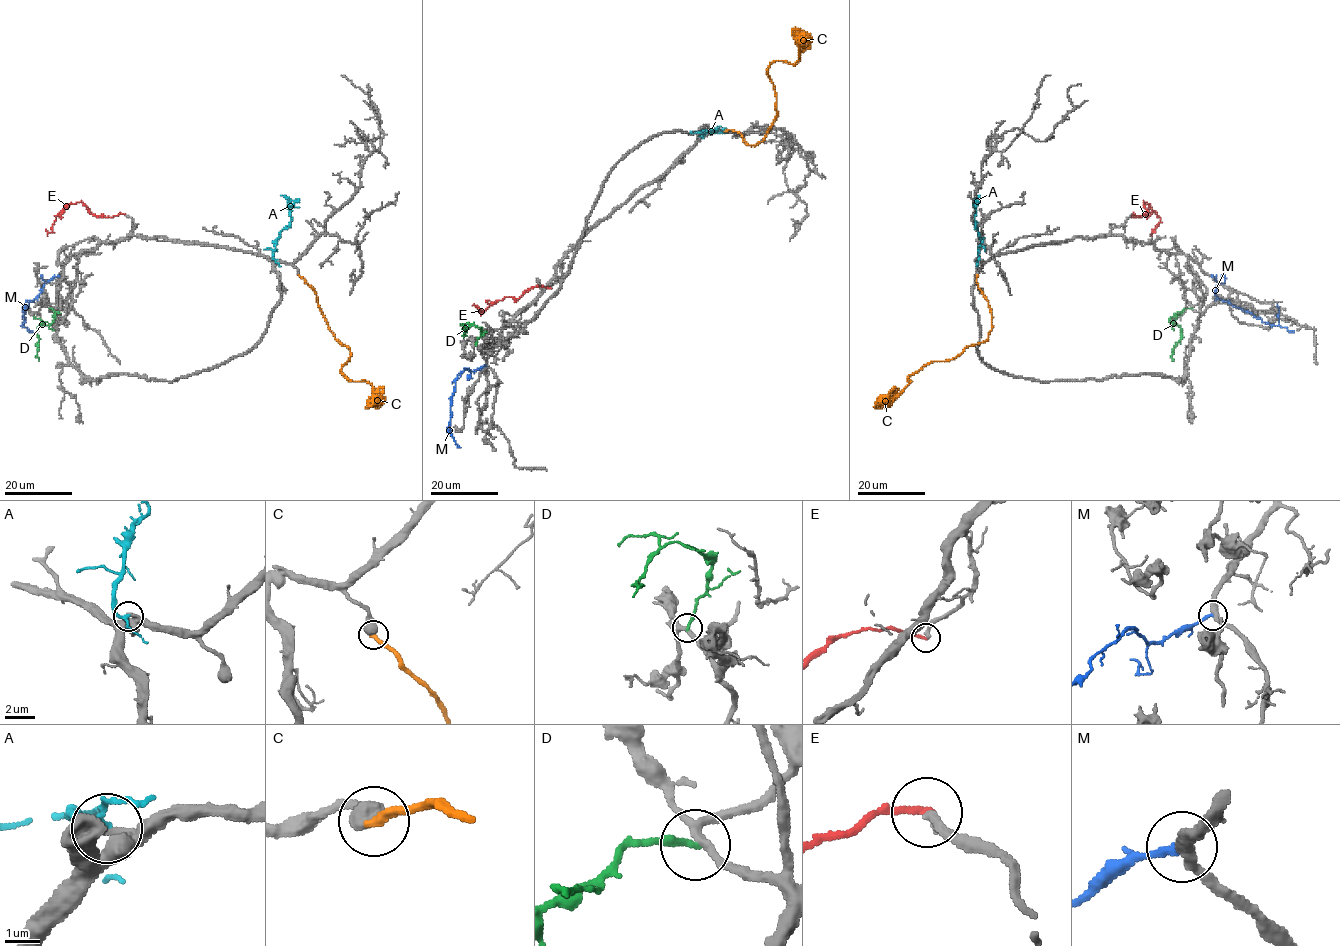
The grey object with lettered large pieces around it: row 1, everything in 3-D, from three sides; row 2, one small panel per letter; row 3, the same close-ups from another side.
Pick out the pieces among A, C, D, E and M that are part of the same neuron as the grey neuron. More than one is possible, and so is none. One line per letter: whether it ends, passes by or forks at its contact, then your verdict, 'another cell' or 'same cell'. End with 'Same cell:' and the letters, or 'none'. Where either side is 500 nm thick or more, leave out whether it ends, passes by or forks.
A: it passes by; same cell
C: same cell
D: it ends; another cell
E: it ends; another cell
M: it ends; same cell
Same cell: A, C, M

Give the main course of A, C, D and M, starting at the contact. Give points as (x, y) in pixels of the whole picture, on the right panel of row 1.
A: (980, 260), (978, 246), (981, 238), (975, 220), (978, 200)
C: (977, 275), (992, 314), (988, 337), (949, 359), (926, 364), (895, 397), (874, 408)
D: (1191, 309), (1185, 309), (1171, 325), (1181, 328), (1182, 338), (1172, 352), (1173, 360)
M: (1211, 275), (1217, 281), (1215, 294), (1262, 321), (1278, 324), (1276, 304)

